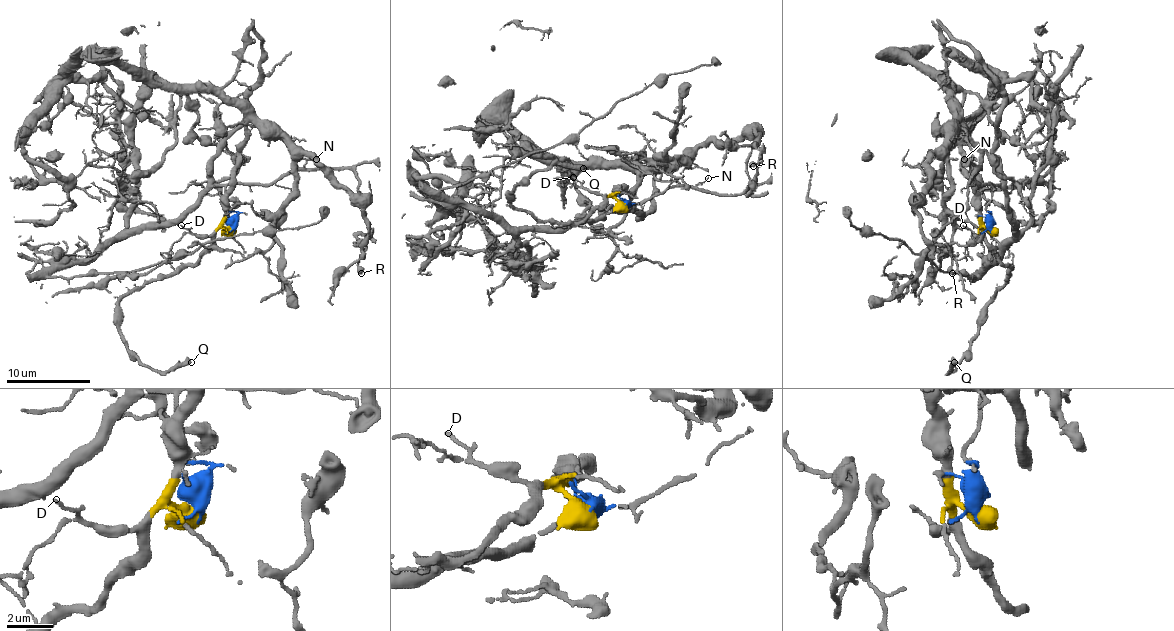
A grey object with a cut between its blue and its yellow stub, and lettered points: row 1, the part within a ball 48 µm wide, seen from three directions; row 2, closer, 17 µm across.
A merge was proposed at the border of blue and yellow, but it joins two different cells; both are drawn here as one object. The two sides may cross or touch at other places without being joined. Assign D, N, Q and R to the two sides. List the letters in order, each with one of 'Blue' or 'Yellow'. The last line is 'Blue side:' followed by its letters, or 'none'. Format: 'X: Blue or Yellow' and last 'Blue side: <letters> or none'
D: Yellow
N: Blue
Q: Yellow
R: Blue
Blue side: N, R

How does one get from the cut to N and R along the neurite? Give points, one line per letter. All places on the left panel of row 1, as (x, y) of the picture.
N: (231, 229), (233, 214), (225, 208), (227, 184), (271, 184), (299, 170), (311, 157), (315, 159)
R: (231, 229), (227, 184), (271, 184), (297, 170), (349, 168), (368, 231), (362, 273)

